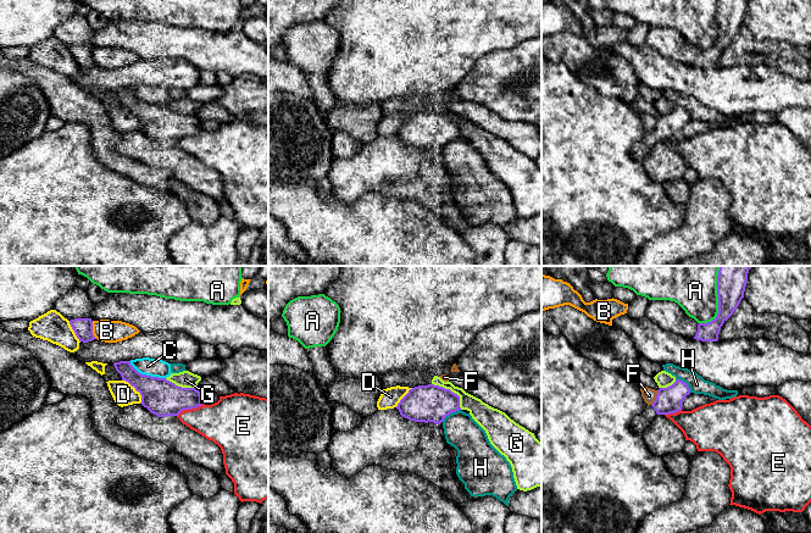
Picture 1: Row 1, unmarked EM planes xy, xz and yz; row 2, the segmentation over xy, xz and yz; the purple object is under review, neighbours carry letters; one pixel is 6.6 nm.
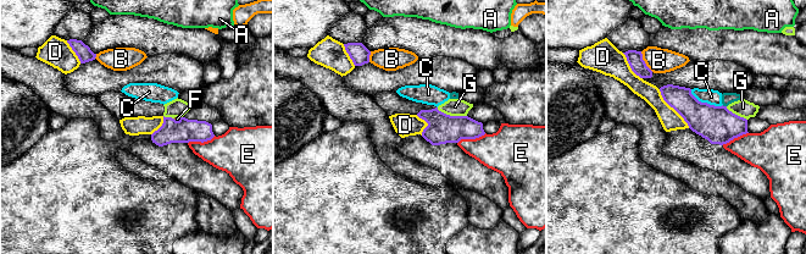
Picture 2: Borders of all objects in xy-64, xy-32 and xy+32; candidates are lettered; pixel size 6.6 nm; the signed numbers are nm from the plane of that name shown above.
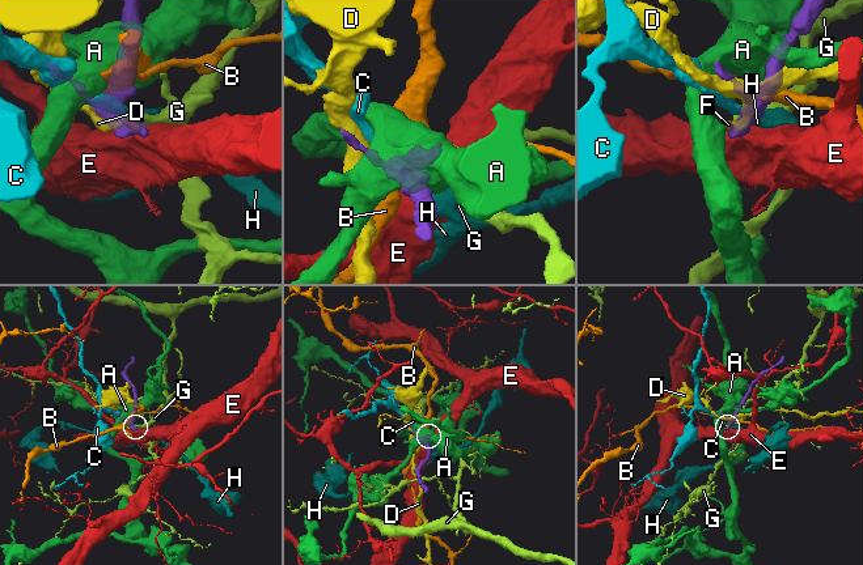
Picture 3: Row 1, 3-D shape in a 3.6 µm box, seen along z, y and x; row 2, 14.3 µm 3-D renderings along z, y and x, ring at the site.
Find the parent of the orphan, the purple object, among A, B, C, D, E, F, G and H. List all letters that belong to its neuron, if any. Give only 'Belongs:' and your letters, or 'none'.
Belongs: none

